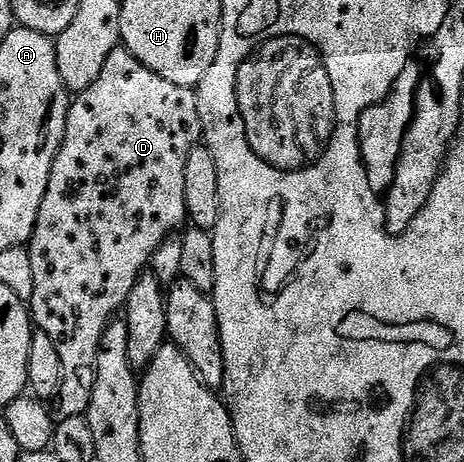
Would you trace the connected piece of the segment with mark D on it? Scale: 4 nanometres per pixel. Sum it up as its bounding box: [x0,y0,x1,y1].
[29,48,202,419]

